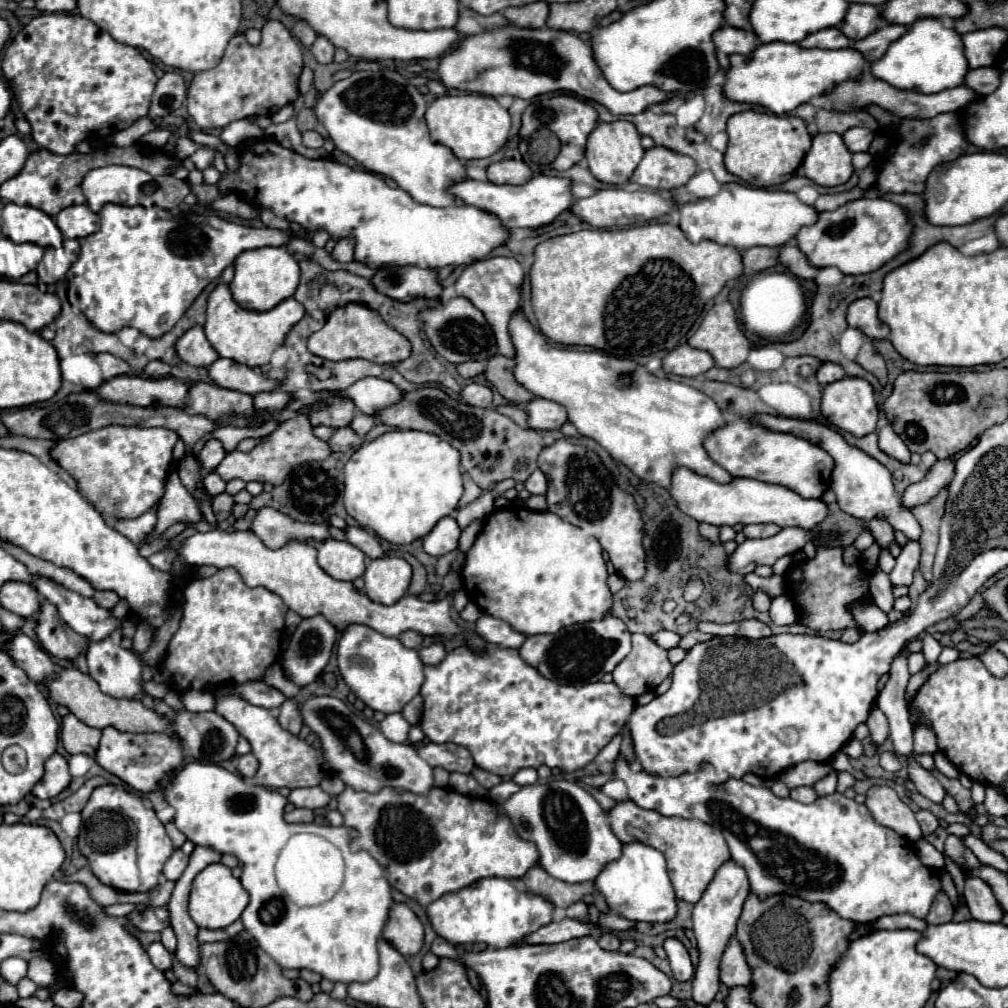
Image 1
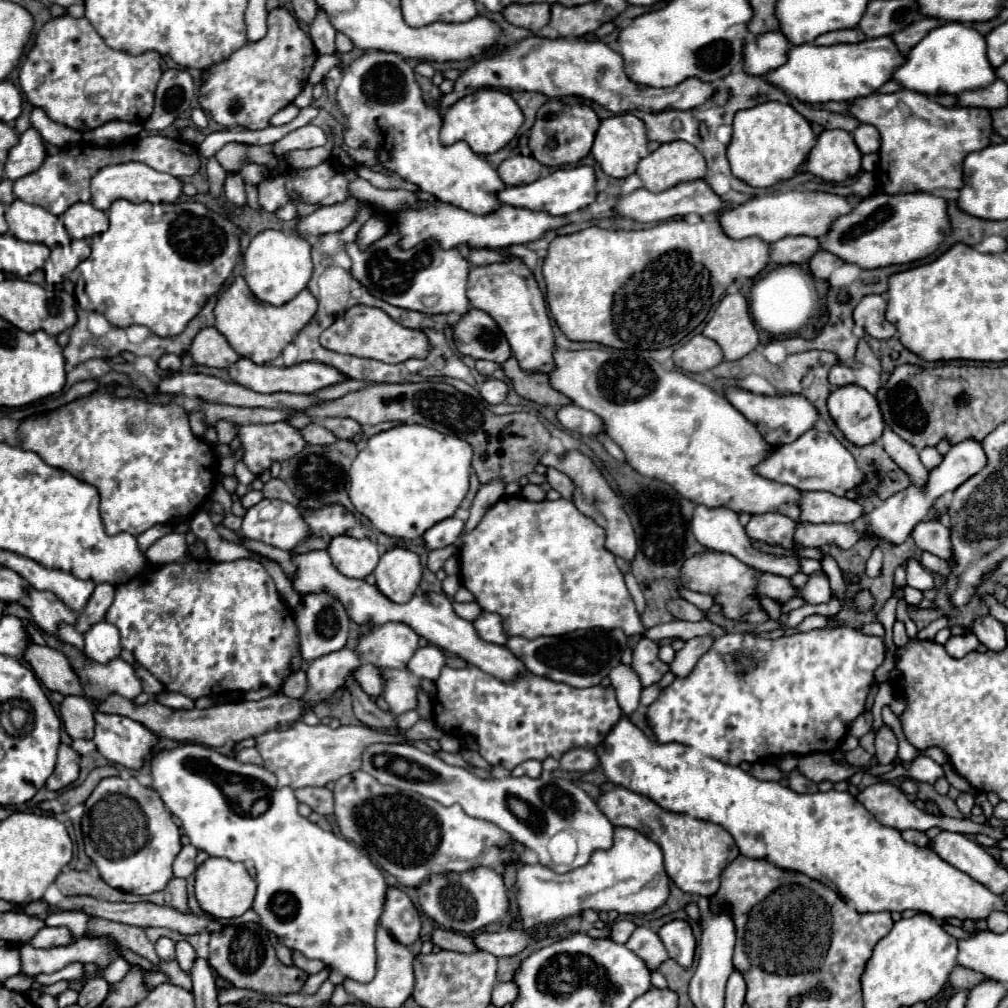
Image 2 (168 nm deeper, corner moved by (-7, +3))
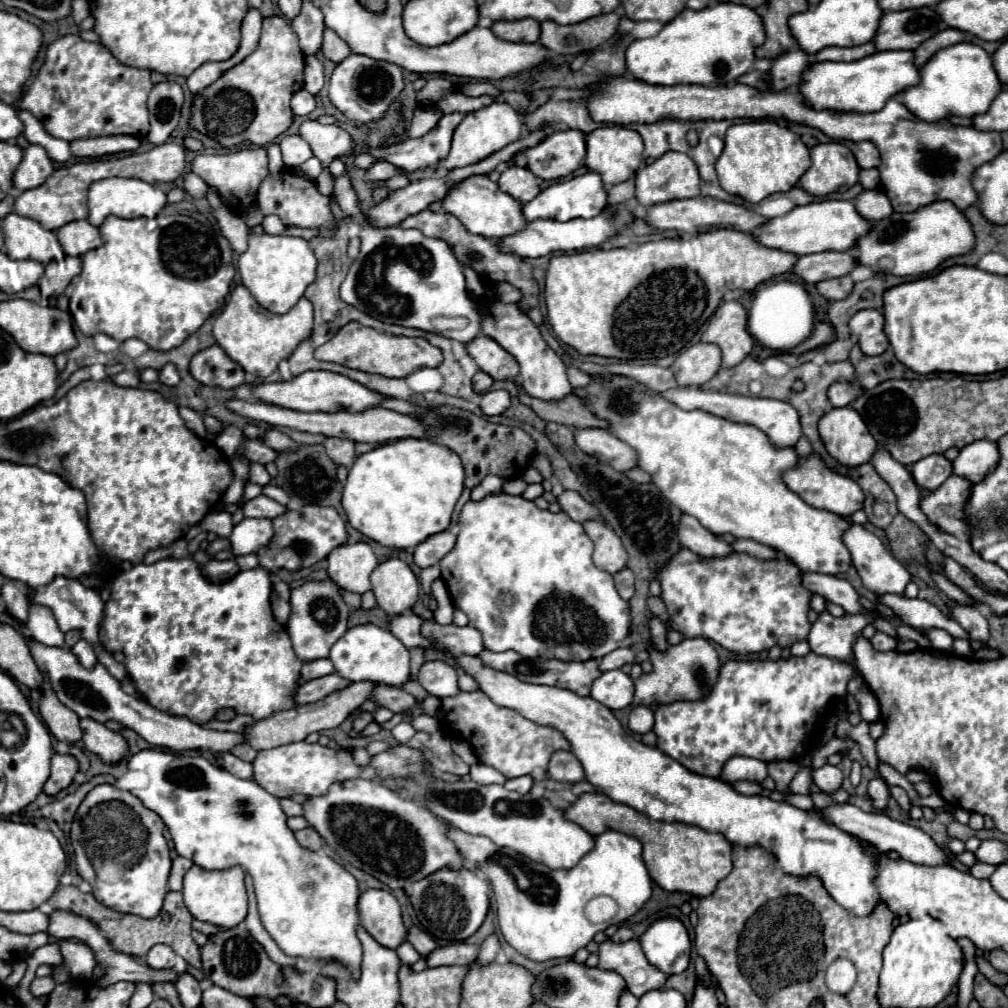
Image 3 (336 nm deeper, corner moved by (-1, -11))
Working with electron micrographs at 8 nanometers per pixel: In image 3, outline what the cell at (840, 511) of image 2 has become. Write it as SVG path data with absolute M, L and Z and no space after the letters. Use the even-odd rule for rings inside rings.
M845 517L845 521L849 523L849 527L845 529L843 533L843 543L847 545L849 553L851 553L851 563L853 567L857 569L863 585L867 589L871 589L873 593L877 595L885 595L885 593L897 593L897 595L903 595L905 591L905 585L911 581L911 575L909 571L889 553L889 549L871 533L867 531L863 525L859 523L853 523L849 517Z

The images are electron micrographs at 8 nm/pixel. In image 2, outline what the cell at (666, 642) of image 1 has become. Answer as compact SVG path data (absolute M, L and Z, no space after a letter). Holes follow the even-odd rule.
M521 495L501 497L497 503L493 503L485 511L483 519L479 521L479 525L473 531L461 535L461 539L459 539L459 551L457 551L459 577L461 577L463 587L467 587L475 595L475 603L483 611L491 611L491 613L501 615L505 635L509 635L509 637L513 637L513 635L529 637L529 639L533 639L533 637L559 637L559 635L573 633L573 631L579 631L579 629L621 629L627 635L645 635L645 627L641 625L639 615L637 615L635 605L633 605L633 599L631 599L631 595L629 595L629 591L625 587L623 573L615 565L615 555L609 553L603 543L605 543L605 531L593 519L585 517L583 513L579 513L577 507L571 501L567 501L567 499L557 499L557 501L549 501L549 499L545 499L545 501L529 501L529 499L521 497Z

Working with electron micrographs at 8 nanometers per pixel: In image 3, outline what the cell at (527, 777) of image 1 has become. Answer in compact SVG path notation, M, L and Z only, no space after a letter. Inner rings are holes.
M529 775L525 777L515 777L515 779L507 779L505 787L511 789L511 791L519 791L519 793L529 793L531 791L531 785L533 785L533 779Z

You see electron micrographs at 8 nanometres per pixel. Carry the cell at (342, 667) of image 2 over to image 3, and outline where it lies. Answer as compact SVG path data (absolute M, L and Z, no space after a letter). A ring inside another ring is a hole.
M317 659L317 661L305 663L303 669L301 669L301 677L305 681L313 681L313 679L319 679L319 677L325 677L325 675L331 675L331 673L335 673L335 667L329 659Z

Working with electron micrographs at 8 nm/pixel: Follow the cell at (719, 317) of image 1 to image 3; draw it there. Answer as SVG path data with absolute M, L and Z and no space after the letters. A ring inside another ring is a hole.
M725 301L709 319L709 327L701 337L723 351L723 369L741 363L753 349L753 337L747 331L747 311L737 301Z

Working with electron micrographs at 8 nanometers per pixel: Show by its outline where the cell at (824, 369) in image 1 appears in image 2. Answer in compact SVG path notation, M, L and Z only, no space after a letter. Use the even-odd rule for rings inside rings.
M837 363L831 367L829 371L829 383L835 387L843 387L843 385L851 385L855 383L855 375L851 371L851 367L845 367L843 363Z

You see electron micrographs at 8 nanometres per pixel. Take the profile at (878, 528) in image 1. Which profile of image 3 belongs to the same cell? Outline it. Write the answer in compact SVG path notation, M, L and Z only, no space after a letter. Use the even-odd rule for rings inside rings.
M975 441L961 449L959 457L953 461L953 475L967 479L971 485L985 479L991 471L995 471L995 463L999 461L999 451L991 441Z

